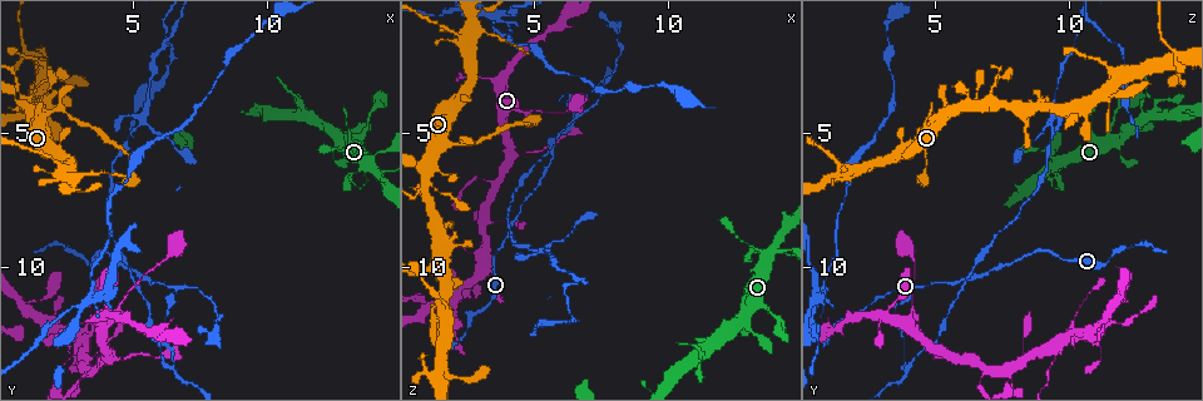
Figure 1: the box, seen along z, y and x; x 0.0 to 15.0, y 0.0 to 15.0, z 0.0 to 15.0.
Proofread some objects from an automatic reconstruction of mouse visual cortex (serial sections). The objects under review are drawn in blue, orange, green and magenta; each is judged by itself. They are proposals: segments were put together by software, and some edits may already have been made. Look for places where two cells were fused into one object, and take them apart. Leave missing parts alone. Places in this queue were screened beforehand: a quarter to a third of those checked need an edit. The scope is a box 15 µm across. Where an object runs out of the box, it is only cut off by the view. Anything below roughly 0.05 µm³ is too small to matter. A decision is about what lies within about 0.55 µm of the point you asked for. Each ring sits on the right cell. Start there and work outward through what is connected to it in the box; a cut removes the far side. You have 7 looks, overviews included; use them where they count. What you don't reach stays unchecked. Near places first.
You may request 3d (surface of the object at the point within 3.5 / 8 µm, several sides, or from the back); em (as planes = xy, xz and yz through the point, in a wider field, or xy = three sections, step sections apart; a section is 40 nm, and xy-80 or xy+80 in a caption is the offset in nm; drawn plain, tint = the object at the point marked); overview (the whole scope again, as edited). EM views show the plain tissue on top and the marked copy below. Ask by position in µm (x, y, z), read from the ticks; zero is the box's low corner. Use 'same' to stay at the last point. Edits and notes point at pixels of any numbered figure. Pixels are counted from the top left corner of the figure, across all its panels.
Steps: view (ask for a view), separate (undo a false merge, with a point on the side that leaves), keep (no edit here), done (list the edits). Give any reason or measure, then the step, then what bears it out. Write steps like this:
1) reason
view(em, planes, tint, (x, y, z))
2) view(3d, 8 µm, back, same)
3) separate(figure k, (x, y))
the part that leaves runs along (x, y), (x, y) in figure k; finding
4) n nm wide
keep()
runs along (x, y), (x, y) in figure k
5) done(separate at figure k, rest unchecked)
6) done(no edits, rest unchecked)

three-way junction
view(3d, 3.5 µm, (1.7, 4.2, 5.3))

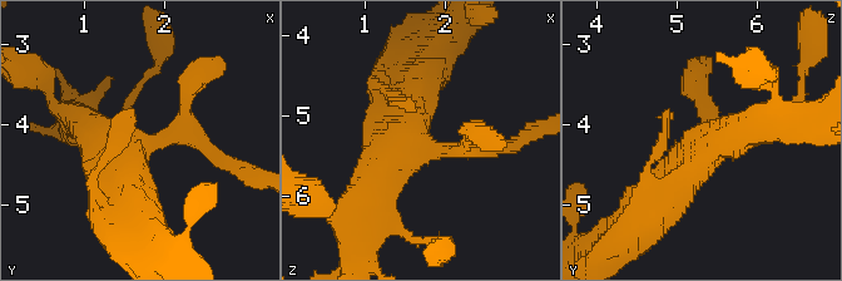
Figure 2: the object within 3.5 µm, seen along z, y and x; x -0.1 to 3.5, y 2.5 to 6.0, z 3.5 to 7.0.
need the tissue
view(em, xy, step 2, tint, (1.60, 4.30, 5.35))

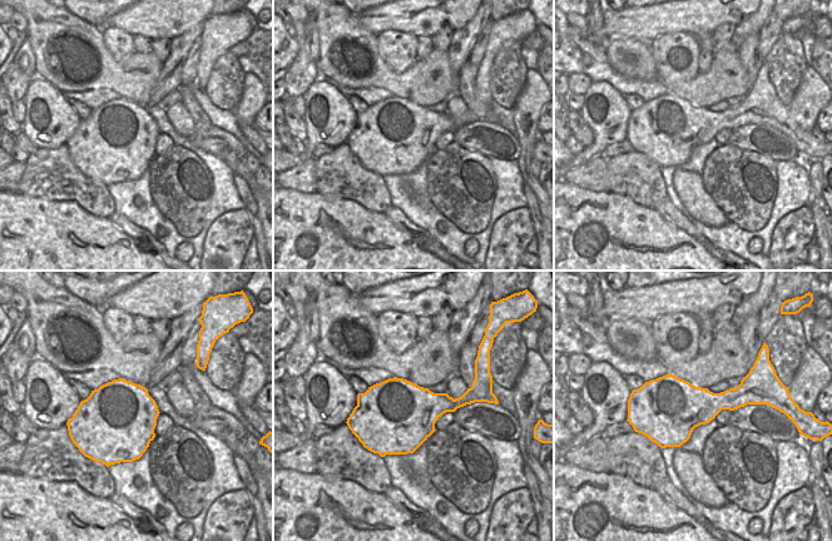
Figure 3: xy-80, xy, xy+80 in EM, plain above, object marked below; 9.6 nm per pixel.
keep()
runs along (650, 217), (711, 144), (766, 124) in figure 2; continuous, no second cell

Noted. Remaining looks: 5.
a narrow waist
view(3d, 3.5 µm, (3.0, 9.7, 11.5))

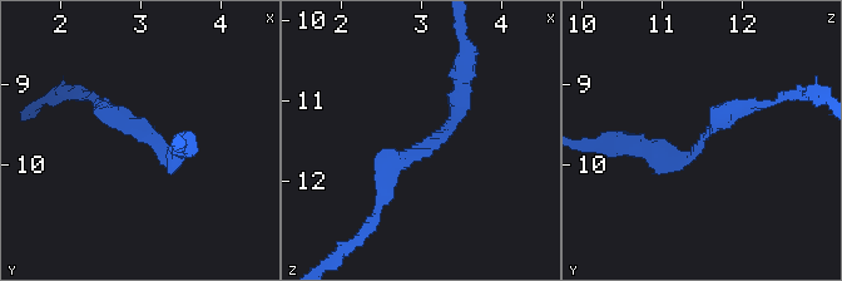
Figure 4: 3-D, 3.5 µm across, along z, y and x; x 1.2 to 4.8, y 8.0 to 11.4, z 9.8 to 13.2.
arms of 200, 200 nm
view(em, xy, step 1, tint, (3.05, 9.65, 11.60))

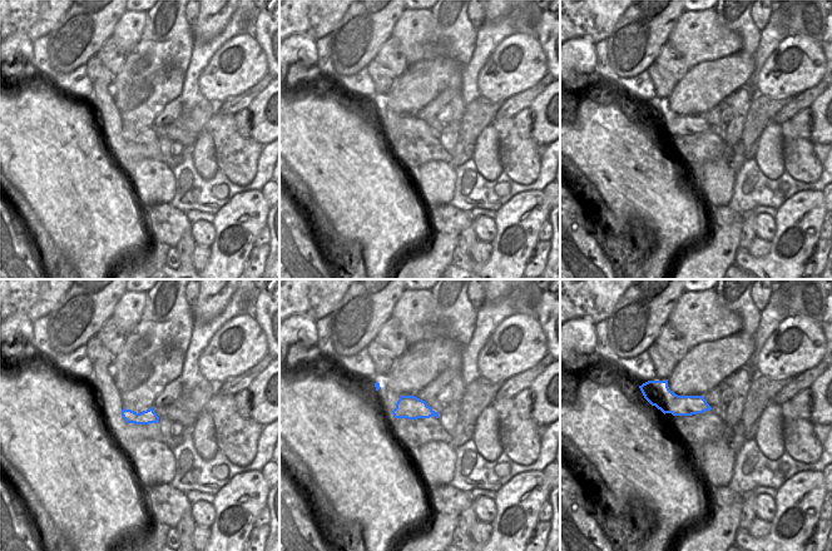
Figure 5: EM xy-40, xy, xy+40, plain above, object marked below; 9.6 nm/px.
keep()
runs along (462, 89), (459, 118), (394, 166), (382, 201) in figure 4; continuous, no second cell

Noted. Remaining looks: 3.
arms part here
view(3d, 8 µm, (6.6, 10.6, 4.3))

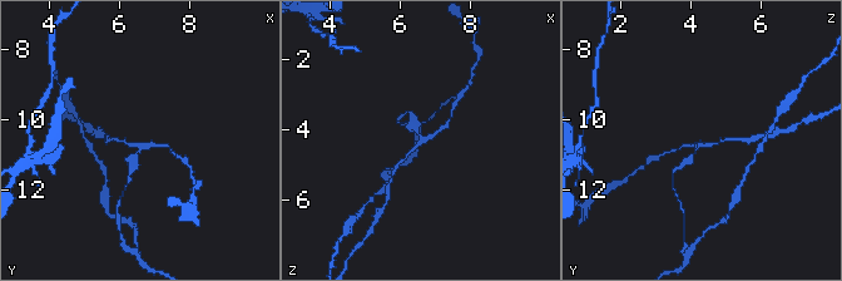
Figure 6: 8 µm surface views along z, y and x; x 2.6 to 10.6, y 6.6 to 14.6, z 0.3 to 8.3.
view(3d, 3.5 µm, (6.6, 10.7, 4.3))

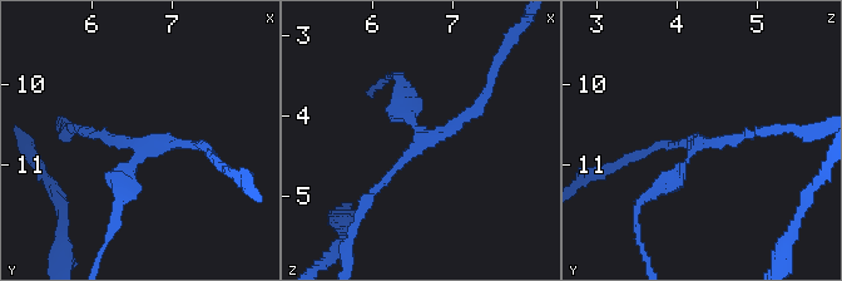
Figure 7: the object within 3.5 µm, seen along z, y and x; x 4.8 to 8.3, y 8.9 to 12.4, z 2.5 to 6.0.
3 arms; arms of 150, 150, 250 nm
view(em, xy, step 2, tint, (6.60, 10.75, 4.35))

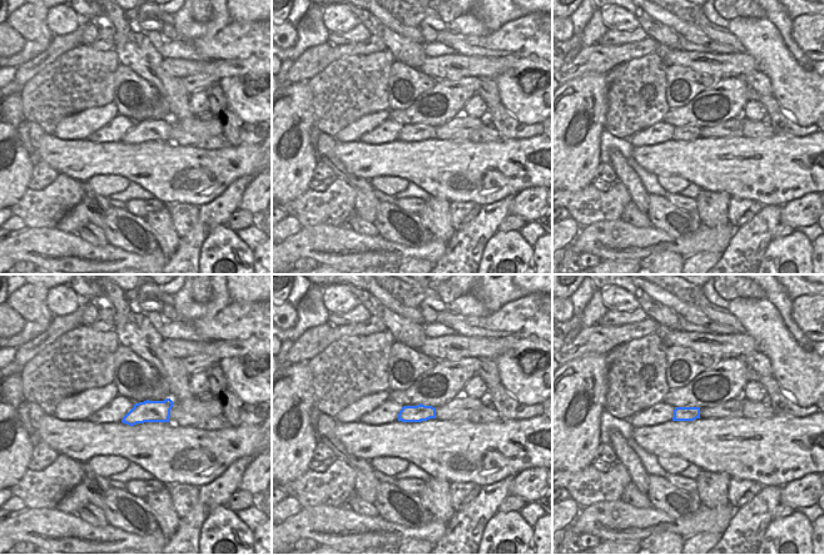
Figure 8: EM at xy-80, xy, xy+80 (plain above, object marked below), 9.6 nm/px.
keep()
runs along (766, 131), (704, 142), (647, 196) in figure 7; continuous, no second cell

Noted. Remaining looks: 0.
done(no edits, rest unchecked)

